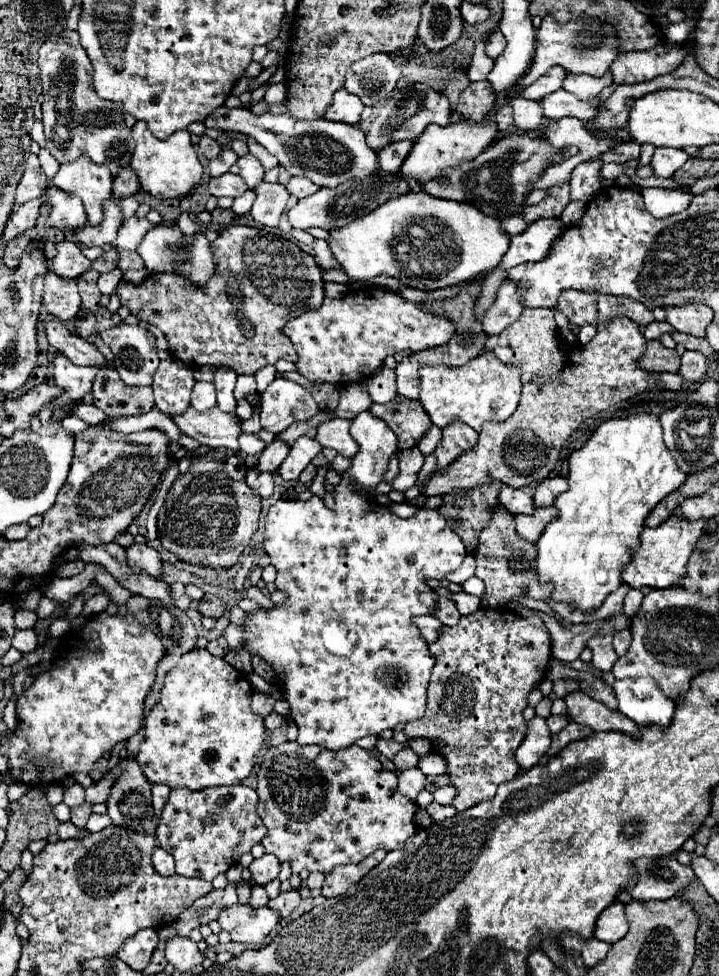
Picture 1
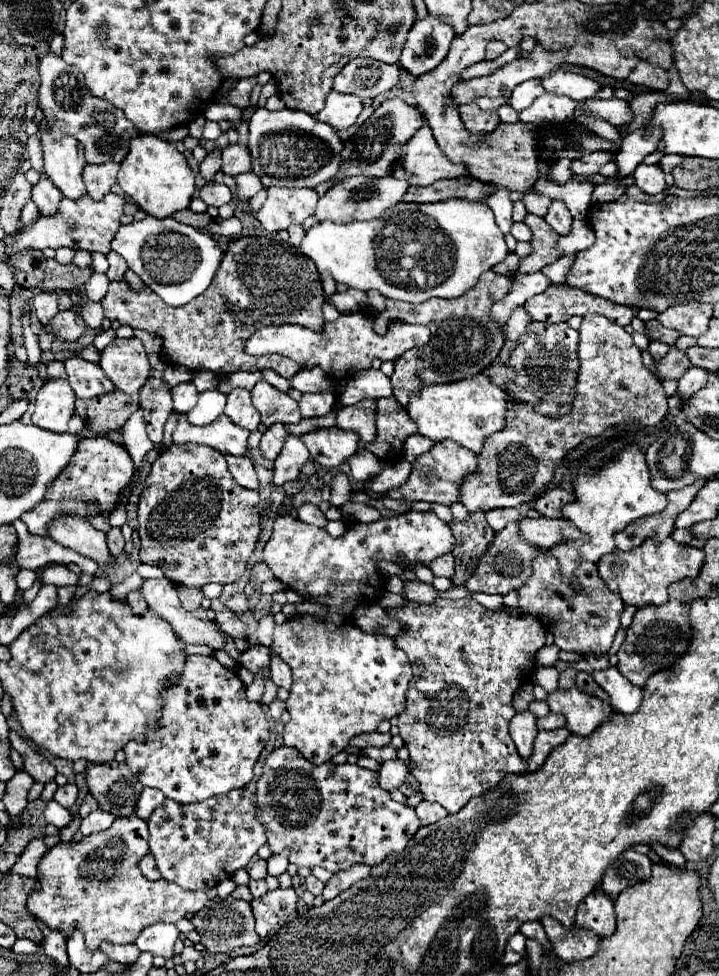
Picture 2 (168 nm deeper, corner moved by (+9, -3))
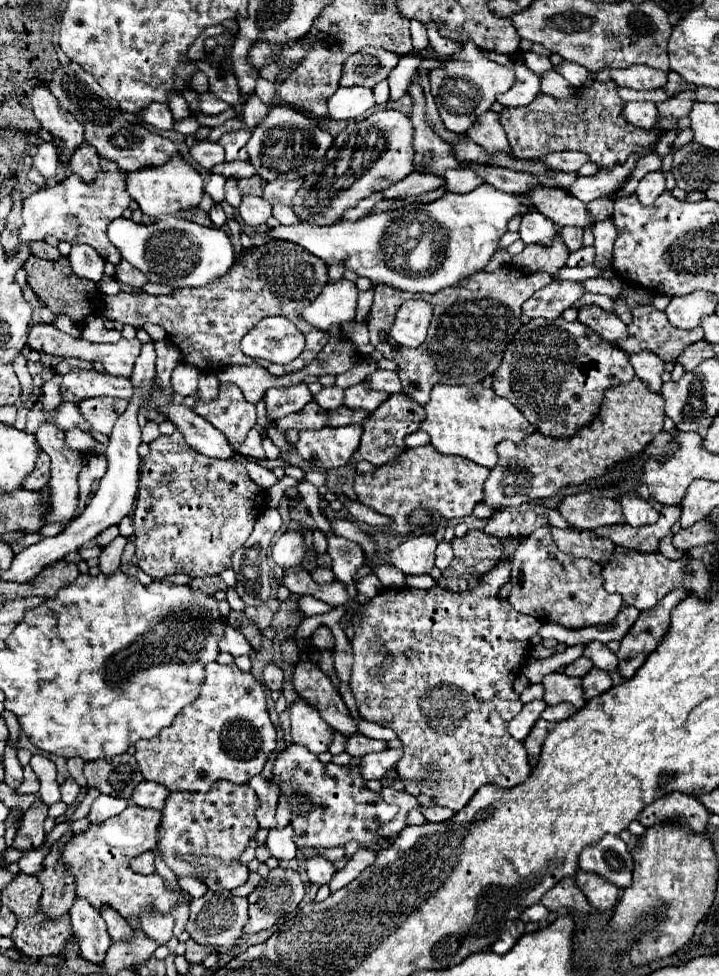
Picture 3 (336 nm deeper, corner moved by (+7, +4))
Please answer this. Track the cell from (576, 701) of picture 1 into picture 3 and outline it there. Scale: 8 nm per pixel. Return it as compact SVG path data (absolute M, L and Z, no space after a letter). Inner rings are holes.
M550 673L542 681L544 685L544 701L548 705L558 703L572 703L576 709L582 709L586 705L582 697L582 679L568 677L564 673Z

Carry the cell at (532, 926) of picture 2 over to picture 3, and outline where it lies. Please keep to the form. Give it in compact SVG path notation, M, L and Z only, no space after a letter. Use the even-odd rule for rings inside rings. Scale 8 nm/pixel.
M536 903L536 905L528 907L528 909L520 915L520 919L522 919L524 923L528 923L528 921L542 921L542 919L546 919L546 915L548 915L548 909L546 909L542 903Z

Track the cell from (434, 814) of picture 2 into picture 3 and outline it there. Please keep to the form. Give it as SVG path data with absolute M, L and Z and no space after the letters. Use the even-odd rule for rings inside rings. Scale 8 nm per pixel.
M422 807L422 813L424 813L424 817L428 819L428 821L432 821L432 823L440 823L440 821L448 821L448 817L452 817L452 813L454 811L450 811L450 809L442 809L442 807Z

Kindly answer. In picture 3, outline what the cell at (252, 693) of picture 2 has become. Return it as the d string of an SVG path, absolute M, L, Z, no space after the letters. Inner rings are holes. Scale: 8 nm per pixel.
M274 663L266 665L264 673L262 673L262 683L270 691L280 691L284 687L284 671L278 665L274 665Z

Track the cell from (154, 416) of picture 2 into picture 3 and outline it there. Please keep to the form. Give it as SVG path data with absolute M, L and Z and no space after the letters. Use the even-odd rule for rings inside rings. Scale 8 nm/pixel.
M148 421L146 427L142 429L142 443L152 443L154 439L160 437L160 431L158 431L158 425L154 421Z

